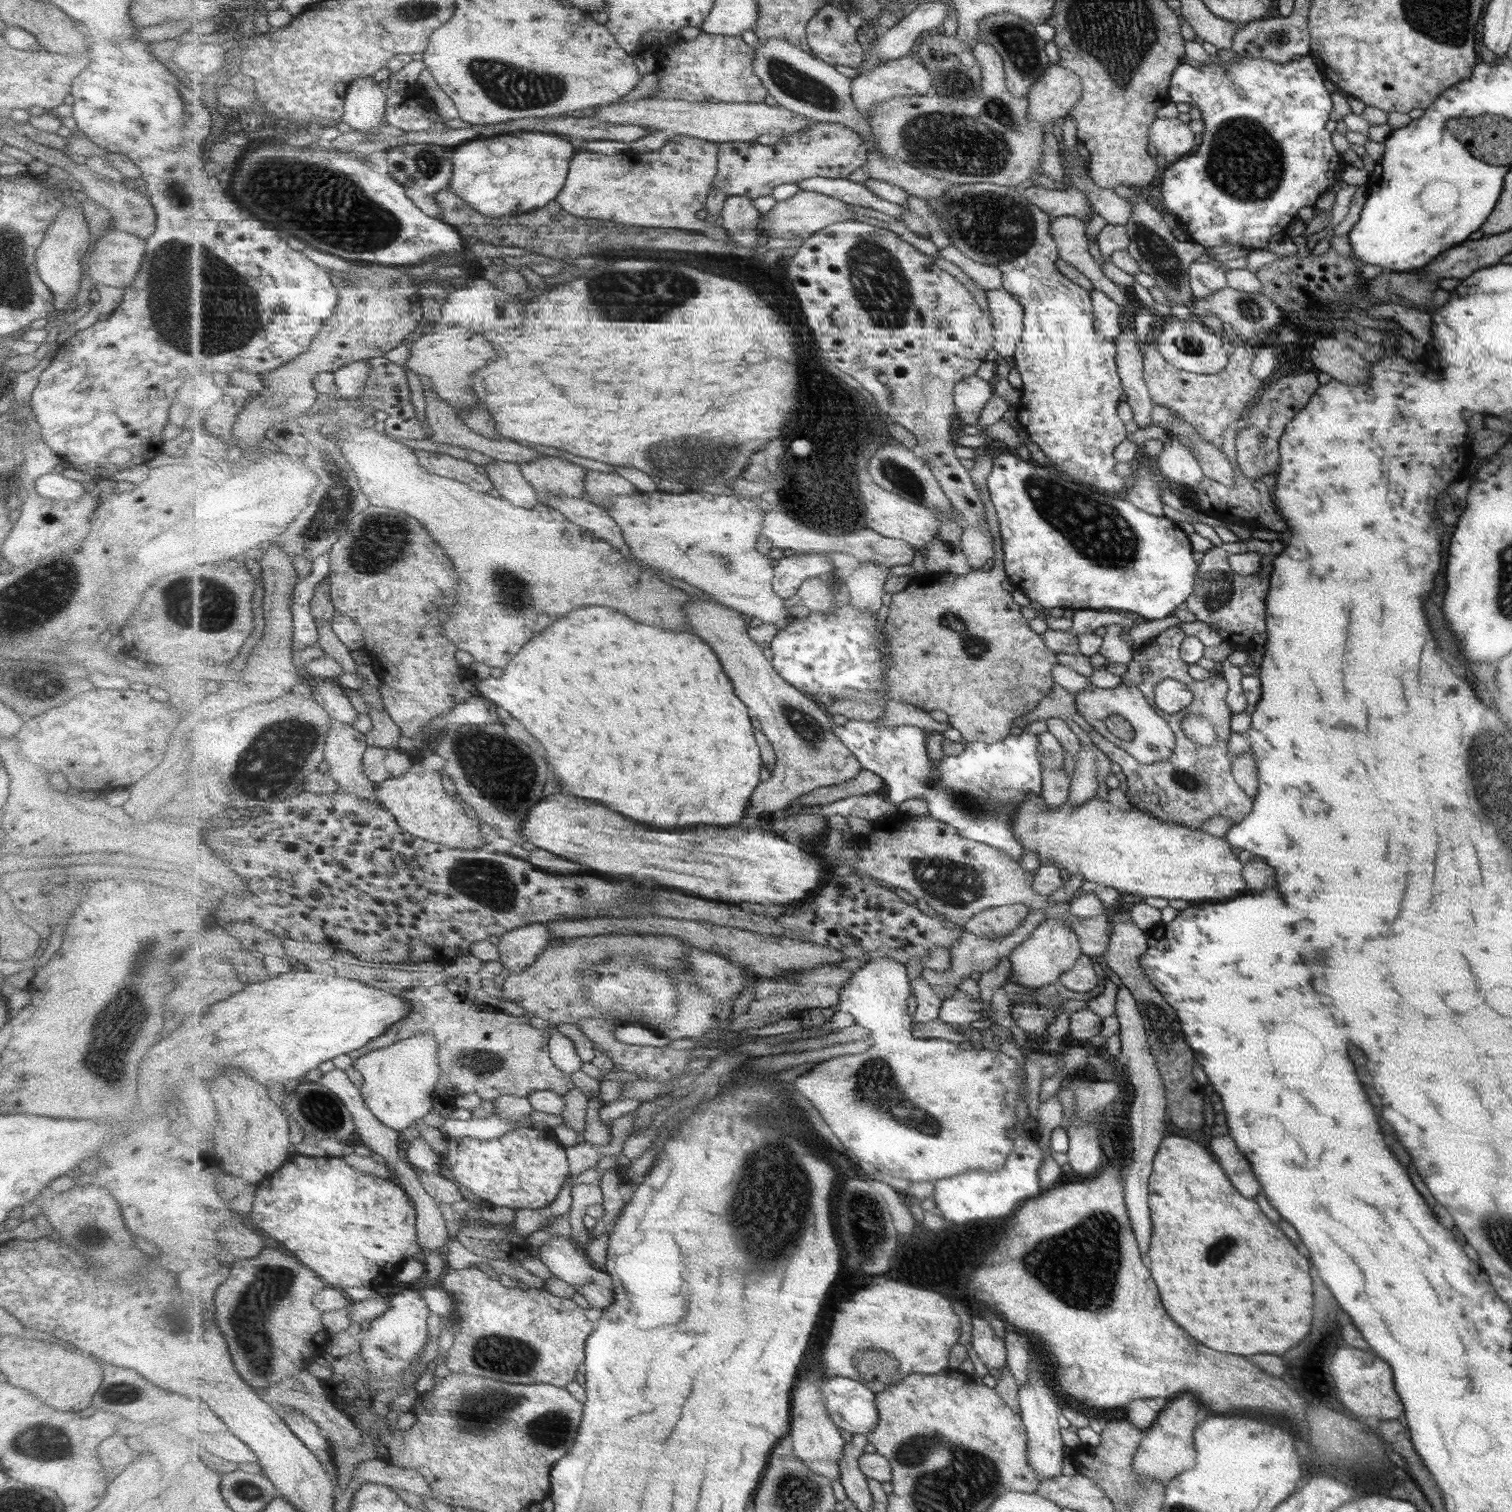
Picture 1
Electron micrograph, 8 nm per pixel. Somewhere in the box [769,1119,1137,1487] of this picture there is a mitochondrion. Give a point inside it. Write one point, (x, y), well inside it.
(1080, 1266)

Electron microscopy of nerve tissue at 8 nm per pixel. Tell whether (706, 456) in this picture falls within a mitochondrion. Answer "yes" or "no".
yes

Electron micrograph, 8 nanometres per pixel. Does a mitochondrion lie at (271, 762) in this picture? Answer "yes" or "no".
yes

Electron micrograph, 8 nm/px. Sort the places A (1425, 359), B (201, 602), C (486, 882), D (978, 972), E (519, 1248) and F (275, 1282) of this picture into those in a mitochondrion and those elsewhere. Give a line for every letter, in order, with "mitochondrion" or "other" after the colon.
A: other
B: mitochondrion
C: mitochondrion
D: other
E: other
F: mitochondrion

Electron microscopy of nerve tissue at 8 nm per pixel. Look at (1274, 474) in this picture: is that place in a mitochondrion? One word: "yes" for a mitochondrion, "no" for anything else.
no

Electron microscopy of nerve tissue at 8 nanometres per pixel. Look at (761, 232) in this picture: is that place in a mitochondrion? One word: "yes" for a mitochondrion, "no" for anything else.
no

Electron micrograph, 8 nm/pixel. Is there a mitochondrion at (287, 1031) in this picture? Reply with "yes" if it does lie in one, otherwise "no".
no

